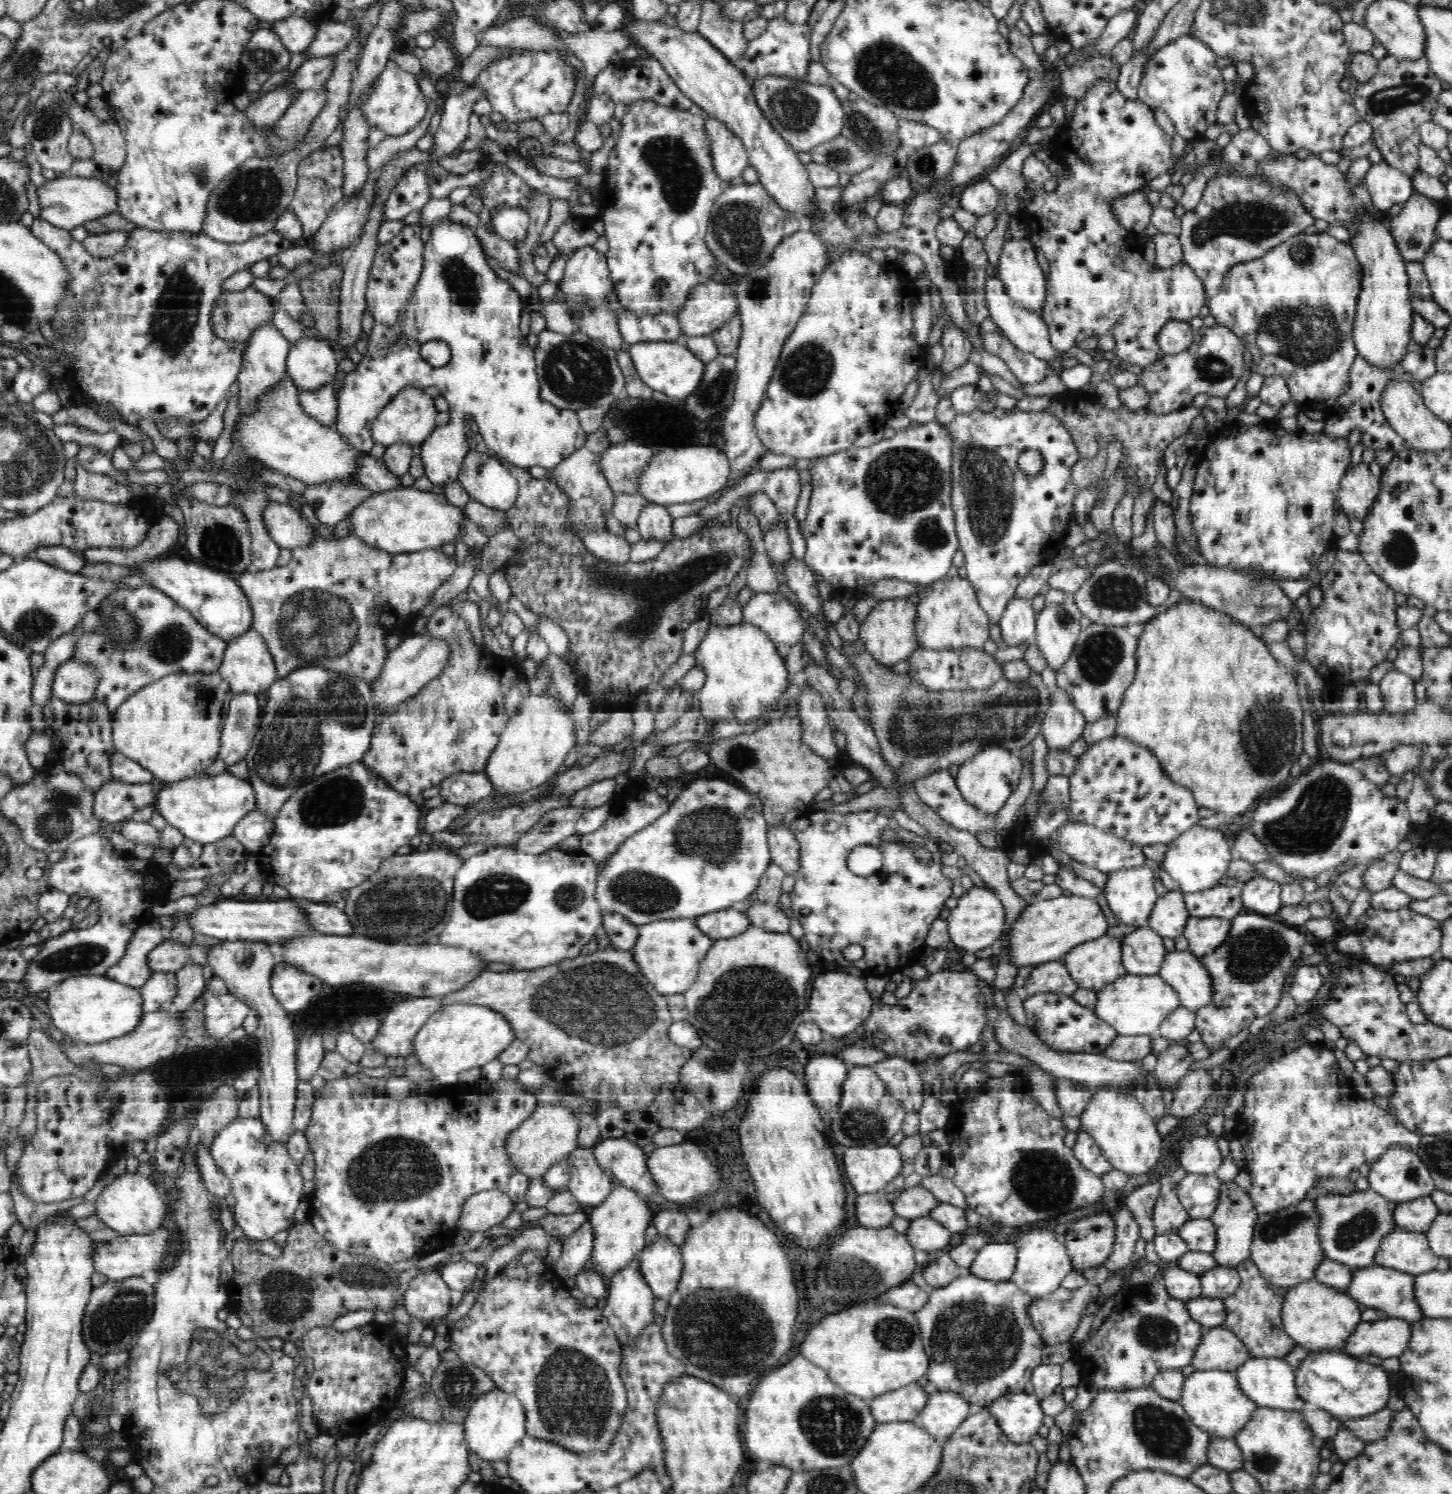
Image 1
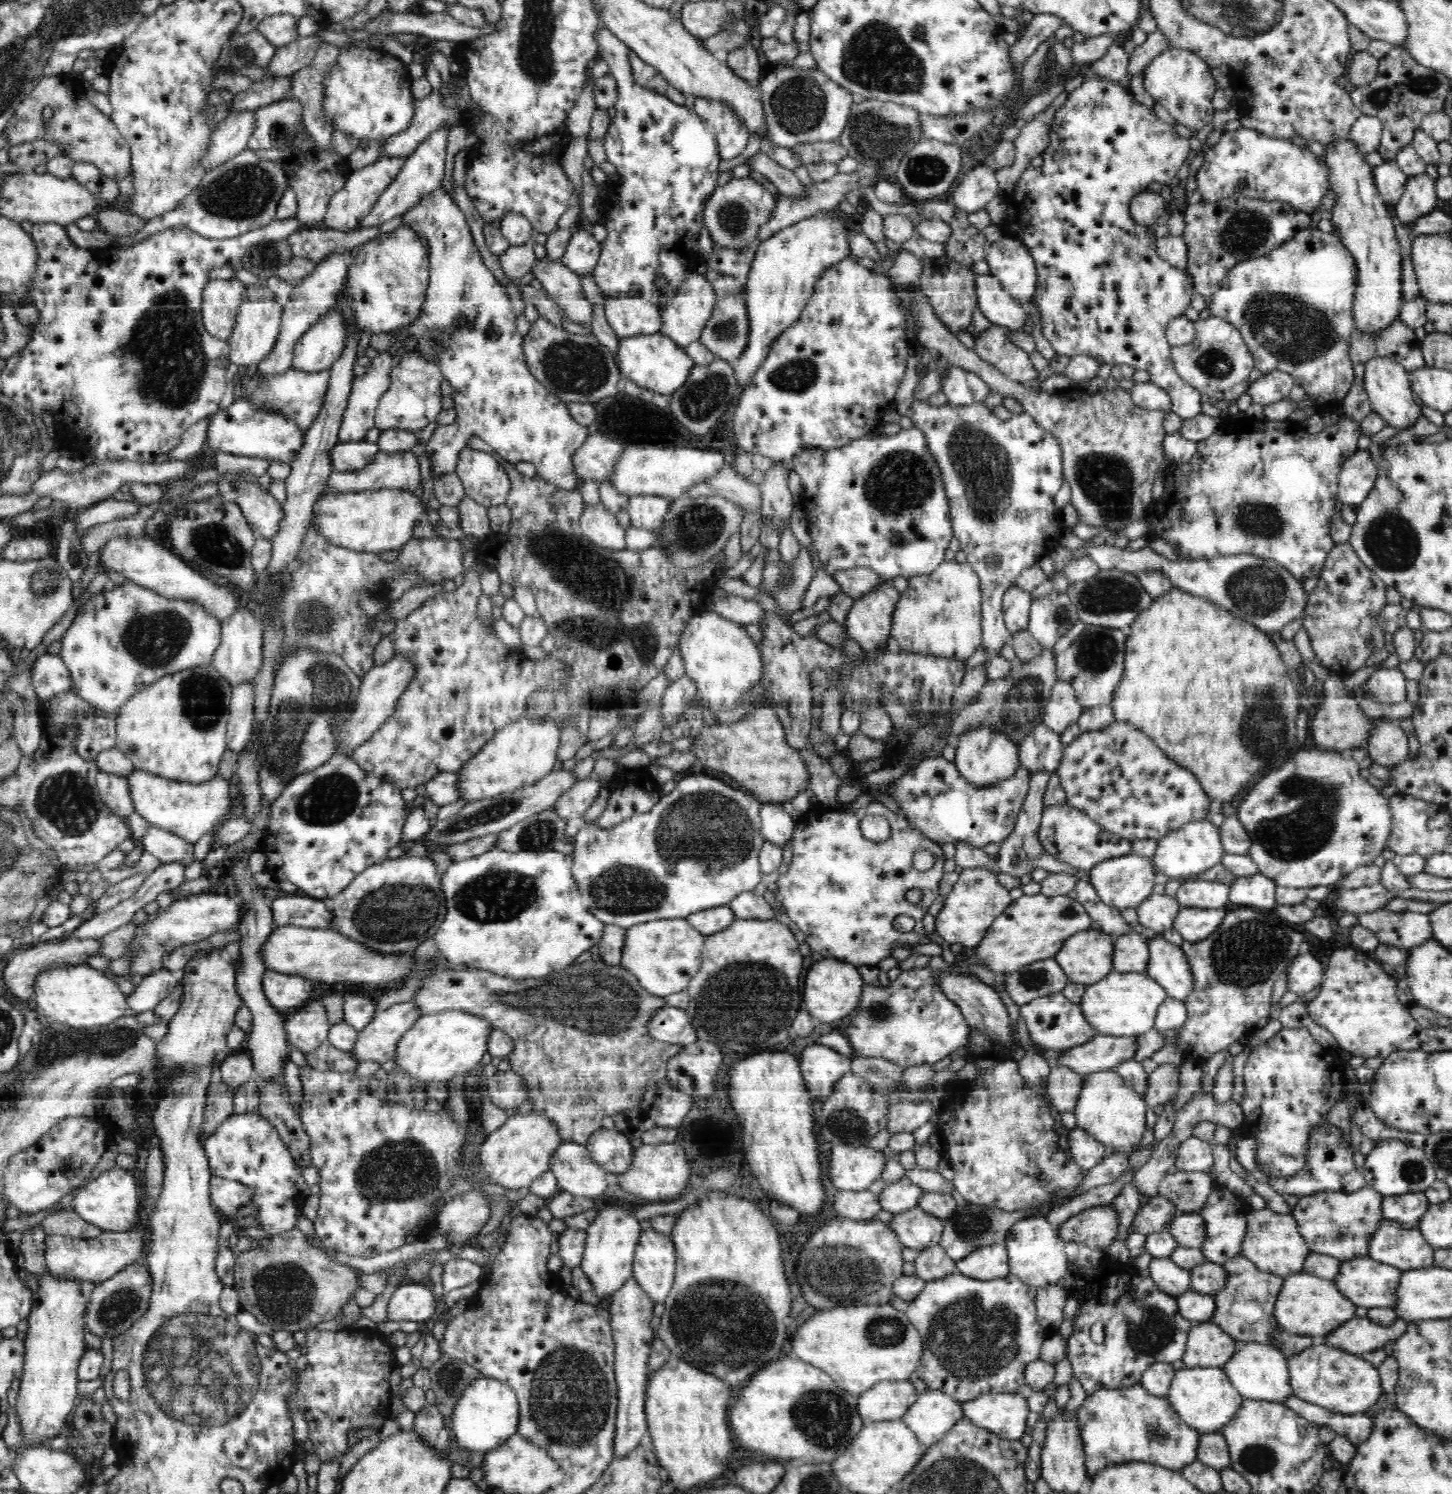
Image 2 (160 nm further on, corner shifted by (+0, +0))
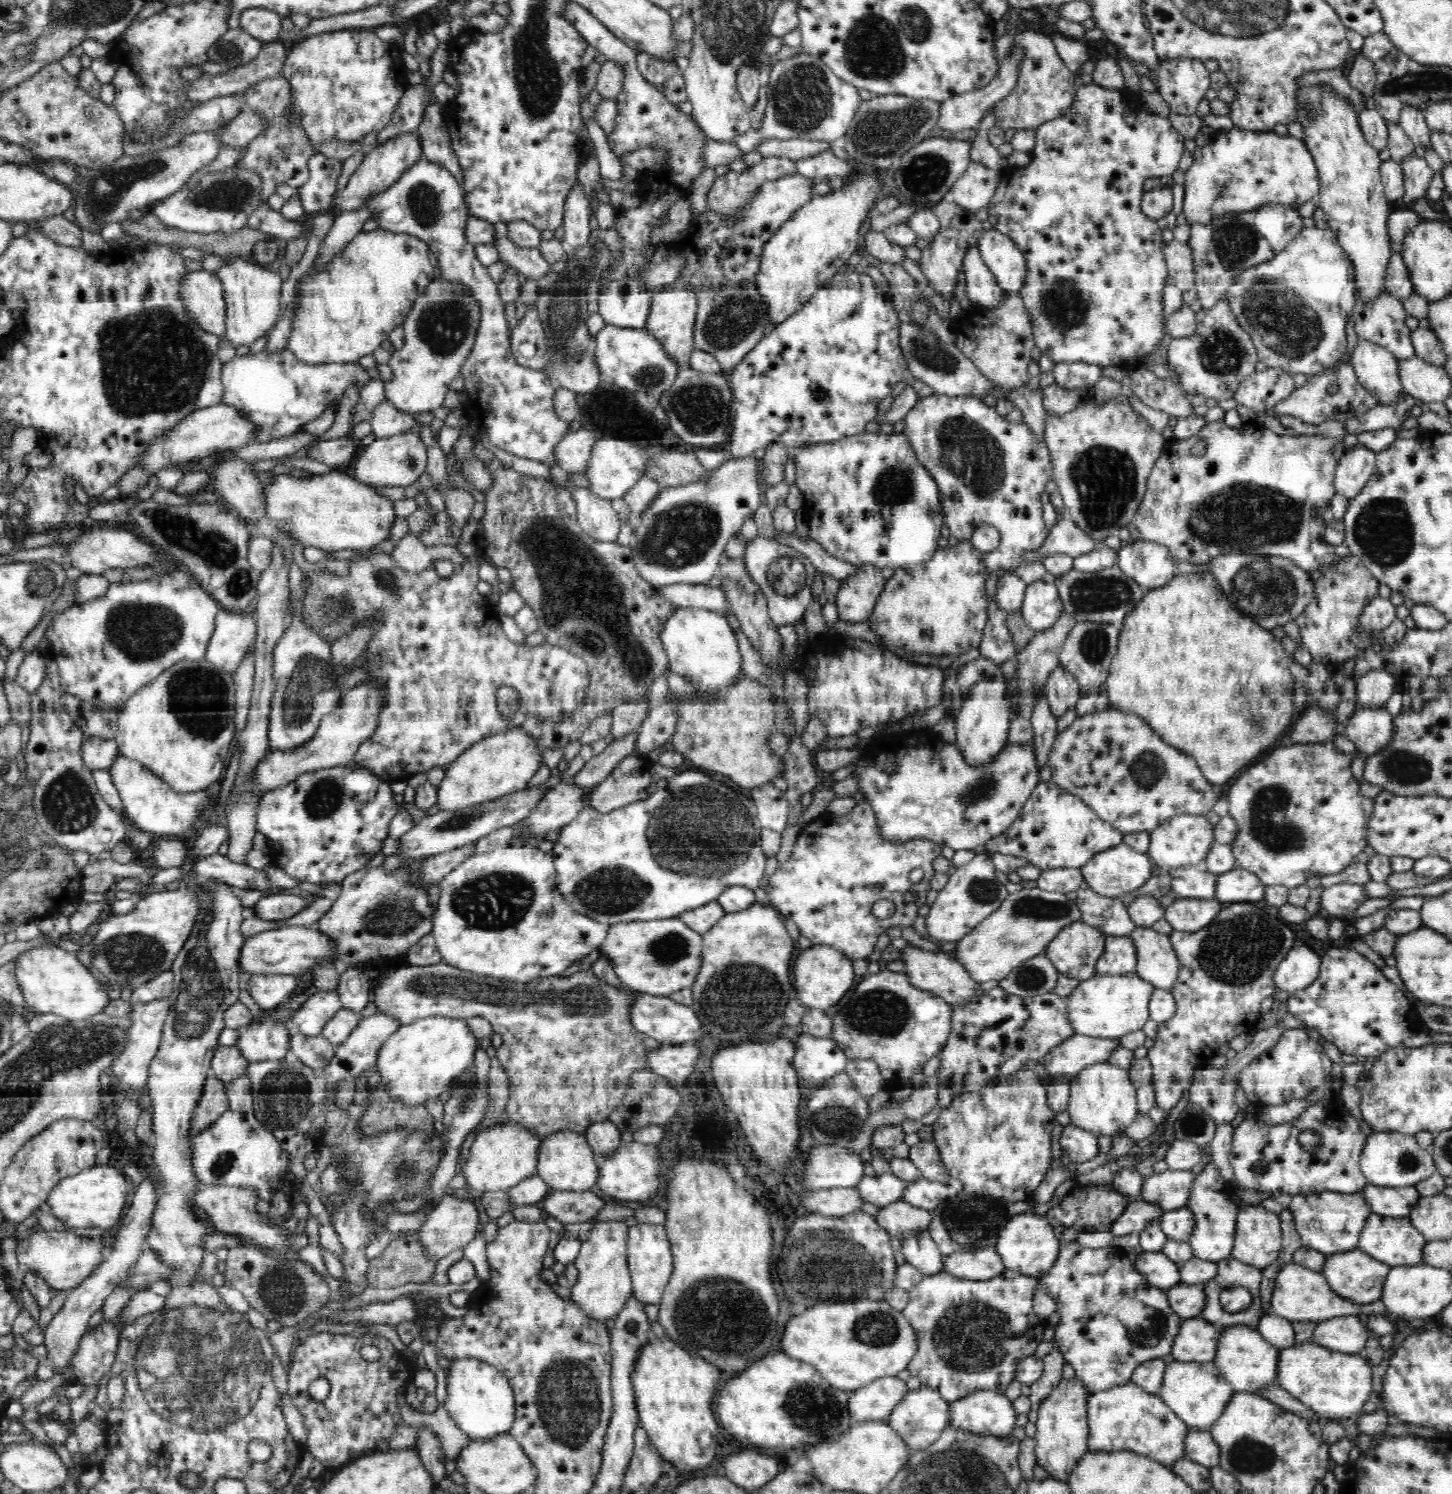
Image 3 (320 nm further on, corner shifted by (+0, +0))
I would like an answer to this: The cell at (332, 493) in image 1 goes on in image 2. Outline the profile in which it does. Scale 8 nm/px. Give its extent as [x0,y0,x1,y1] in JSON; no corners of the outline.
[322,450,422,493]

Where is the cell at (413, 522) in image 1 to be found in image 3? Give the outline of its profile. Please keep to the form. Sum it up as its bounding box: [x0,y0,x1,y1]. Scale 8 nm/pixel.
[263,470,394,551]

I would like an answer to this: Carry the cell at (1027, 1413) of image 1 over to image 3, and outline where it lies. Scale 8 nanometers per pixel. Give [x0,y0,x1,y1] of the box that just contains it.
[949,1390,1016,1437]

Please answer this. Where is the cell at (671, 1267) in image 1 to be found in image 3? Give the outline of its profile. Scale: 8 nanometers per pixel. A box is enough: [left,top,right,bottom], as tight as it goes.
[628,1223,673,1304]

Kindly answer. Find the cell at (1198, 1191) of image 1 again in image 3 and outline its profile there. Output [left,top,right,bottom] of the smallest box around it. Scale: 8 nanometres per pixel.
[1140,1170,1196,1212]

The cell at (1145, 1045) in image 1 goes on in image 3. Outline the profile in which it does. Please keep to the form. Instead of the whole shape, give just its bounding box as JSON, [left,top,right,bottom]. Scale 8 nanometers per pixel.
[1041,1033,1120,1080]

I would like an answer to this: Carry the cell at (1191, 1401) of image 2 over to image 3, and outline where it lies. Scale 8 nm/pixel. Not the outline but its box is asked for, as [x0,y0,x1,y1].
[1156,1361,1233,1430]

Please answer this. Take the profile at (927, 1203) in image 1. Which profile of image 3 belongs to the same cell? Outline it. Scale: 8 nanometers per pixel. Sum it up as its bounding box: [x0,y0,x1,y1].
[854,1173,908,1208]

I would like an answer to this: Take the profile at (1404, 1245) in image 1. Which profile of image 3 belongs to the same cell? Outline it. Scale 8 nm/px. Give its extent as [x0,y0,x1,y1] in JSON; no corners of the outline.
[1359,1214,1427,1267]

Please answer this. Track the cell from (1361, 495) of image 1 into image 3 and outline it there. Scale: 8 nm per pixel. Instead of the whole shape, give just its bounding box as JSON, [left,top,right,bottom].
[1335,445,1376,500]

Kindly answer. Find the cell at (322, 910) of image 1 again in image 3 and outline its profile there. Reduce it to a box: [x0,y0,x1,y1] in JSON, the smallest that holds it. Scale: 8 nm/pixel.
[253,894,315,920]

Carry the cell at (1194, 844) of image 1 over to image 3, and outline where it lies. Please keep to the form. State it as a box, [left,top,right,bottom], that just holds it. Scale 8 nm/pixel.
[1149,814,1215,870]

